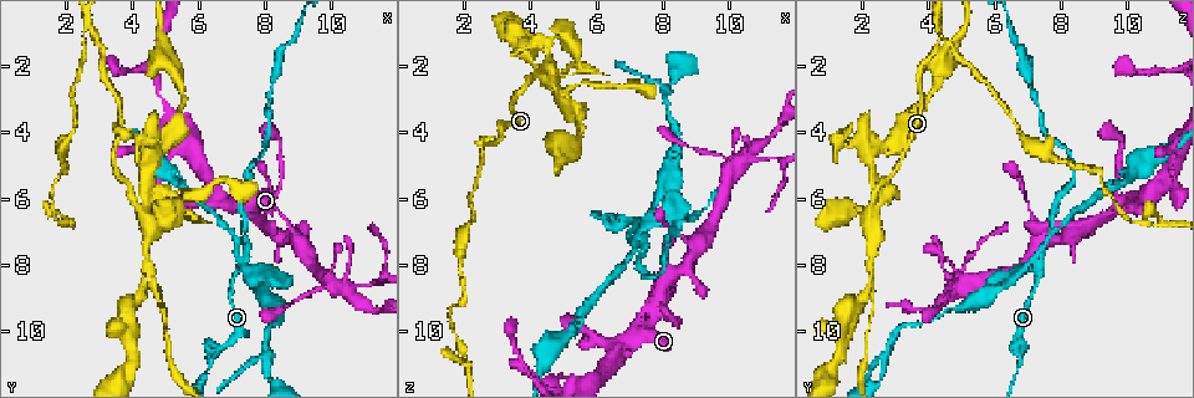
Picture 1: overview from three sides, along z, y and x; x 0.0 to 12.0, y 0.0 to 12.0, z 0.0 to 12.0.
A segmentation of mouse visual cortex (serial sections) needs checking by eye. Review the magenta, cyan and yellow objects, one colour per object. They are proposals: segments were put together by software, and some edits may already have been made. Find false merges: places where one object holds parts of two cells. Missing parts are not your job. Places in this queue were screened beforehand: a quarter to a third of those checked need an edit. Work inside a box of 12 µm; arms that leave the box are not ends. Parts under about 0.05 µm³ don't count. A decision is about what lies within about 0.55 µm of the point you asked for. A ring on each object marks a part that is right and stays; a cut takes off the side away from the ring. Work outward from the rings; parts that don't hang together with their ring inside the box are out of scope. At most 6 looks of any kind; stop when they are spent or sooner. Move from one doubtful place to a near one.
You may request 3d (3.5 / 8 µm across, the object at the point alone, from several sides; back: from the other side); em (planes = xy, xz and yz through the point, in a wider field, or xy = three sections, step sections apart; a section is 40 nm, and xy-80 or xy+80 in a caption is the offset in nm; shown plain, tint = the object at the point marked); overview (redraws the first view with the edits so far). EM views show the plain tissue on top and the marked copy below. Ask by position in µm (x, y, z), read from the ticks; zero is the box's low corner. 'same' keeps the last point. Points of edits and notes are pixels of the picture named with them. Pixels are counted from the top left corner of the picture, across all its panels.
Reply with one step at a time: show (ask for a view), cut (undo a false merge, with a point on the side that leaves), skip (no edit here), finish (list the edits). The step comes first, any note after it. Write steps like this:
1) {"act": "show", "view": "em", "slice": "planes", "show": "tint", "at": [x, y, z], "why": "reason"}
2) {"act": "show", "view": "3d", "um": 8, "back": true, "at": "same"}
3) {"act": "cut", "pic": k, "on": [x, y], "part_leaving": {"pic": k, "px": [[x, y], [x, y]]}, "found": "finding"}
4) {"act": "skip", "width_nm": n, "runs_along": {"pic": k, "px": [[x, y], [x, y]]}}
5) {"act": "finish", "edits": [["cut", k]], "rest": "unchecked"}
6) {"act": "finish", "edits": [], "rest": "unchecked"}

{"act": "show", "view": "3d", "um": 3.5, "at": [4.0, 6.0, 2.3], "why": "abrupt turn"}

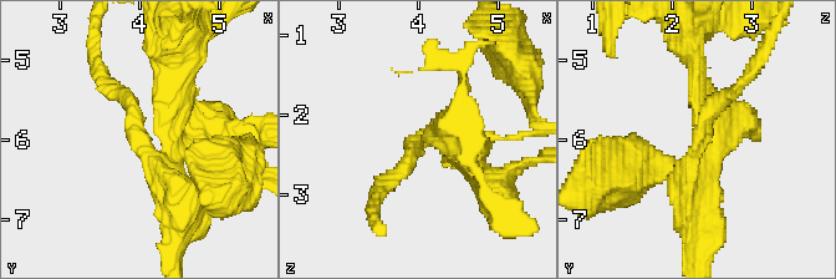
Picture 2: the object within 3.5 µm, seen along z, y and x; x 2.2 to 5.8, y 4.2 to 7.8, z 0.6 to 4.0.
{"act": "show", "view": "em", "slice": "xy", "step": 3, "show": "tint", "at": [4.05, 5.95, 2.30], "arms": 4, "arm_widths_nm": [200, 200, 250, 400]}

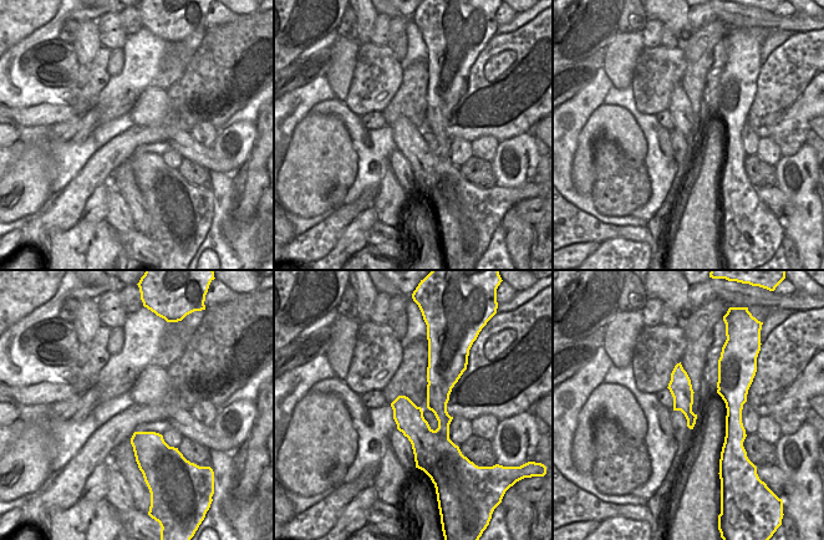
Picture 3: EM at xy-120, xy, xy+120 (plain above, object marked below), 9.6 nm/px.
{"act": "cut", "pic": 2, "on": [693, 94], "found": "two cells meet here"}

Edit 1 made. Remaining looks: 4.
{"act": "show", "view": "overview"}

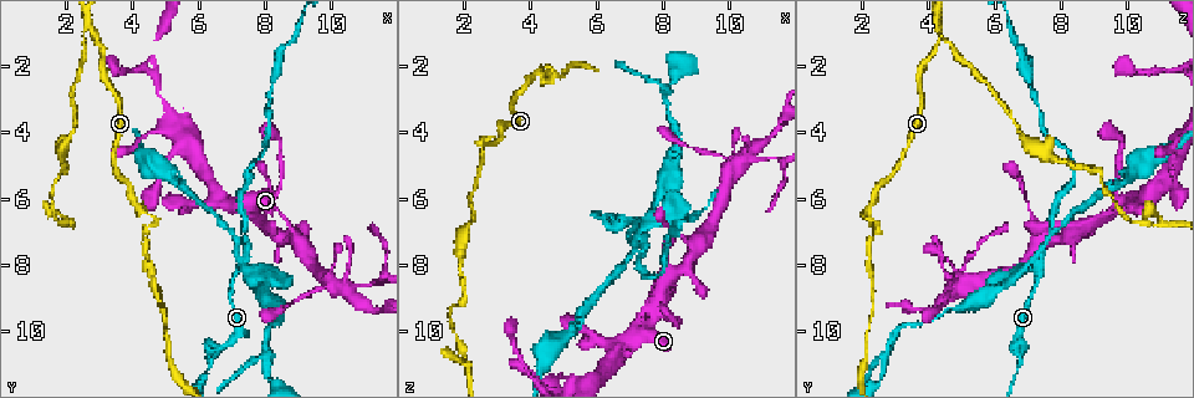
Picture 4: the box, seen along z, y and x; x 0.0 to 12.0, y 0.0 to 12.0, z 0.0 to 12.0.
{"act": "show", "view": "3d", "um": 3.5, "at": [7.9, 6.6, 9.3], "why": "abrupt turn"}

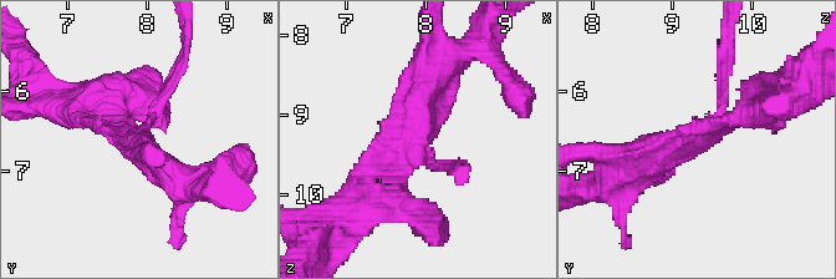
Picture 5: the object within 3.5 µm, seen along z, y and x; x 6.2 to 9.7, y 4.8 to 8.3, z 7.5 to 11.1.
{"act": "skip", "runs_along": {"pic": 5, "px": [[754, 101], [725, 127], [623, 166]]}, "found": "continuous, no second cell"}

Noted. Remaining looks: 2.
{"act": "show", "view": "3d", "um": 3.5, "at": [2.8, 0.9, 4.3], "why": "abrupt turn"}

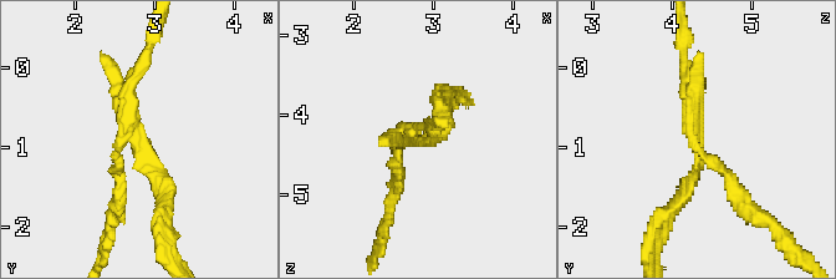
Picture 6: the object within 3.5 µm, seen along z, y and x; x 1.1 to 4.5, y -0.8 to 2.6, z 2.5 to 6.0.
{"act": "cut", "pic": 6, "on": [686, 44], "arm_widths_nm": [150, 150, 200], "part_leaving": {"pic": 6, "px": [[693, 138], [757, 214], [773, 226]]}, "found": "two cells meet here"}

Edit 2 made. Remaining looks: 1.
{"act": "finish", "edits": [["cut", 2], ["cut", 6]], "rest": "unchecked"}

